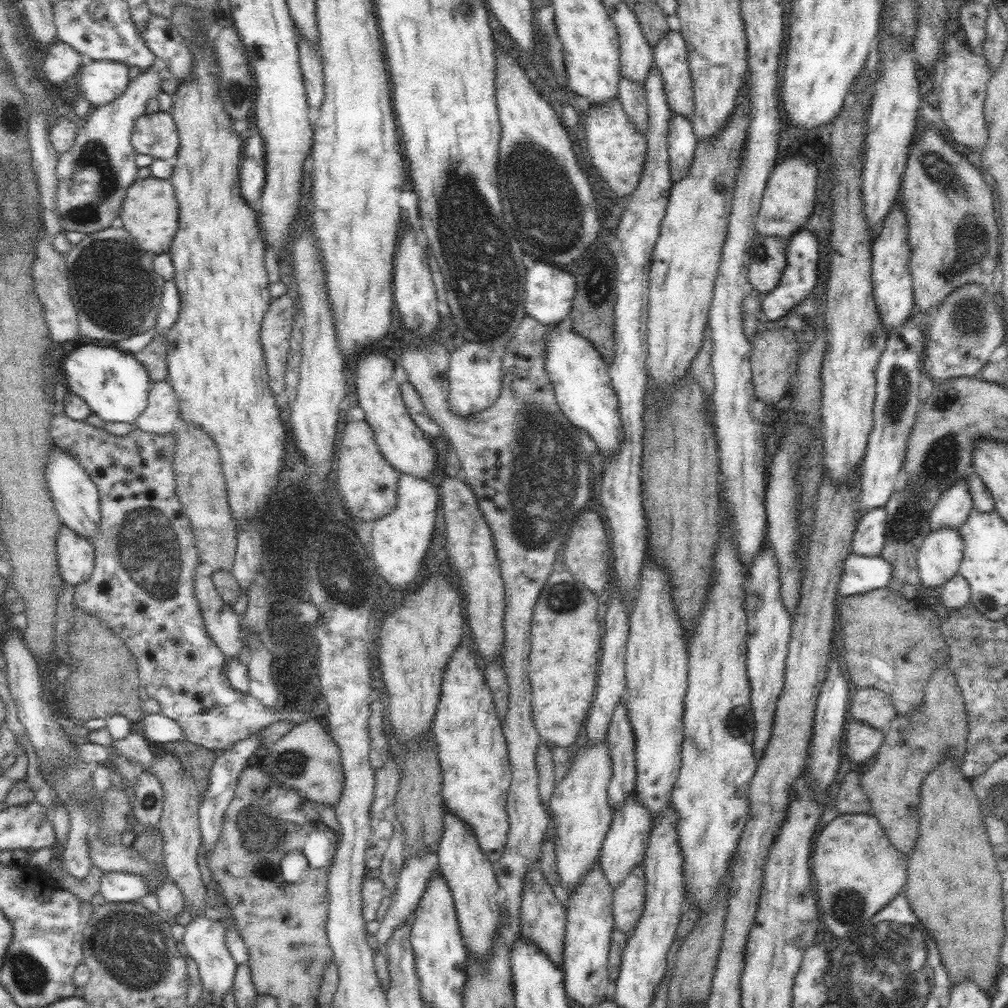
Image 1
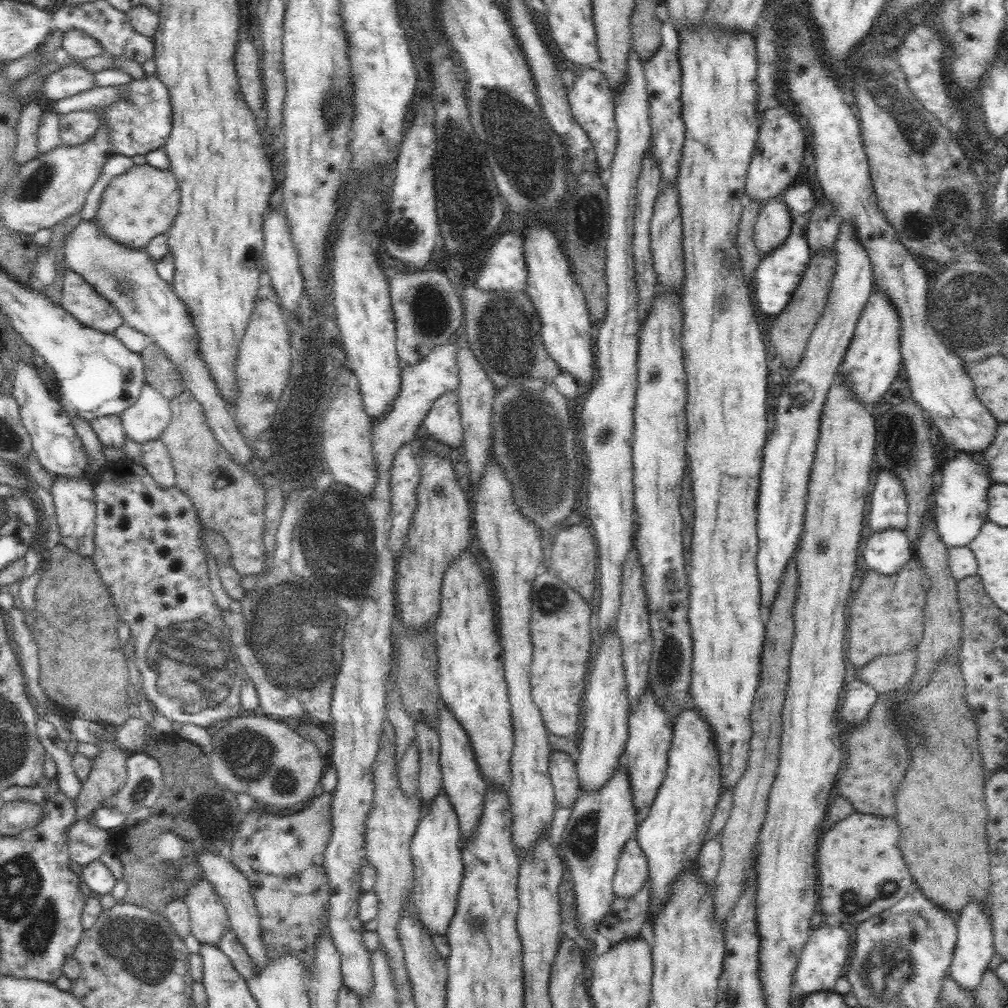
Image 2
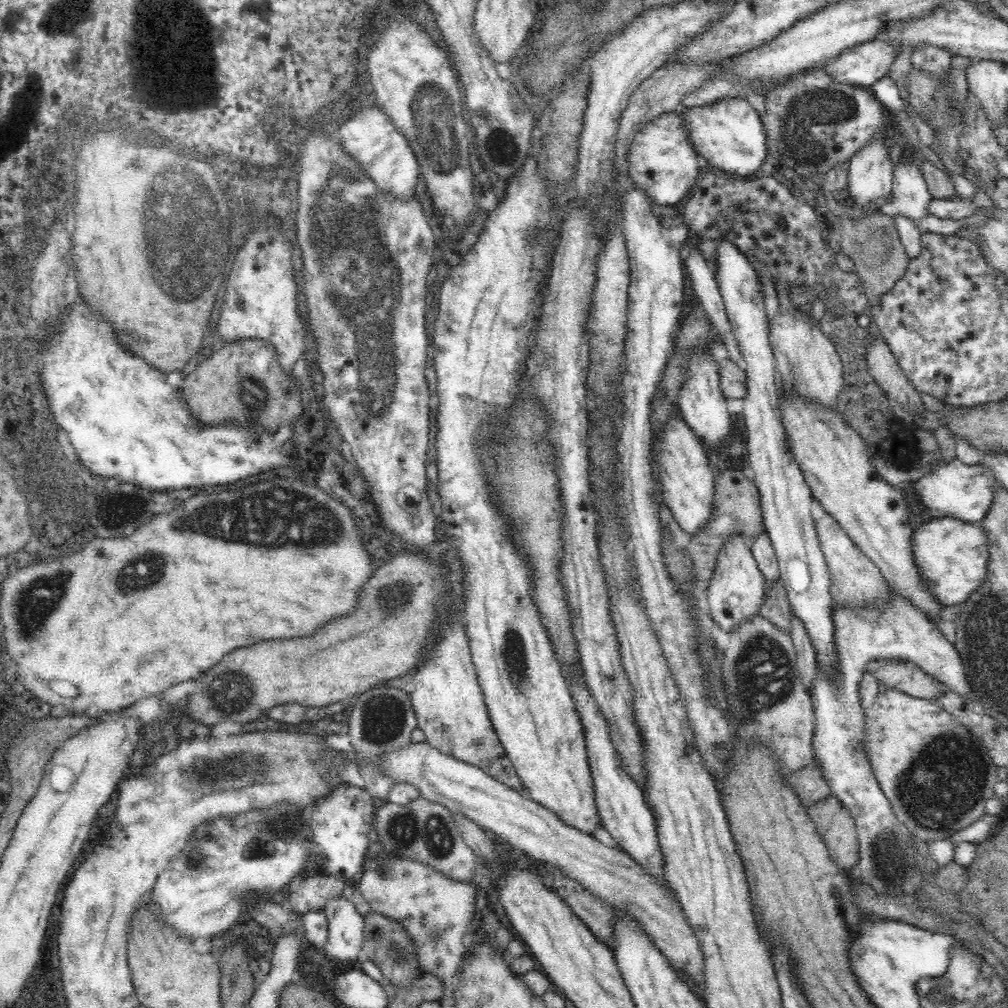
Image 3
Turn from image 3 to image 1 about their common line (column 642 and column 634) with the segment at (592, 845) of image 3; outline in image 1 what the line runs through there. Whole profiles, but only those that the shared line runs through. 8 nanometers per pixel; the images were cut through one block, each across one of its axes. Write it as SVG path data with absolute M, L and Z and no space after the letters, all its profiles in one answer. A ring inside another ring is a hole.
M641 864L626 876L622 885L613 891L613 919L615 928L632 936L642 916L645 903L646 878Z

